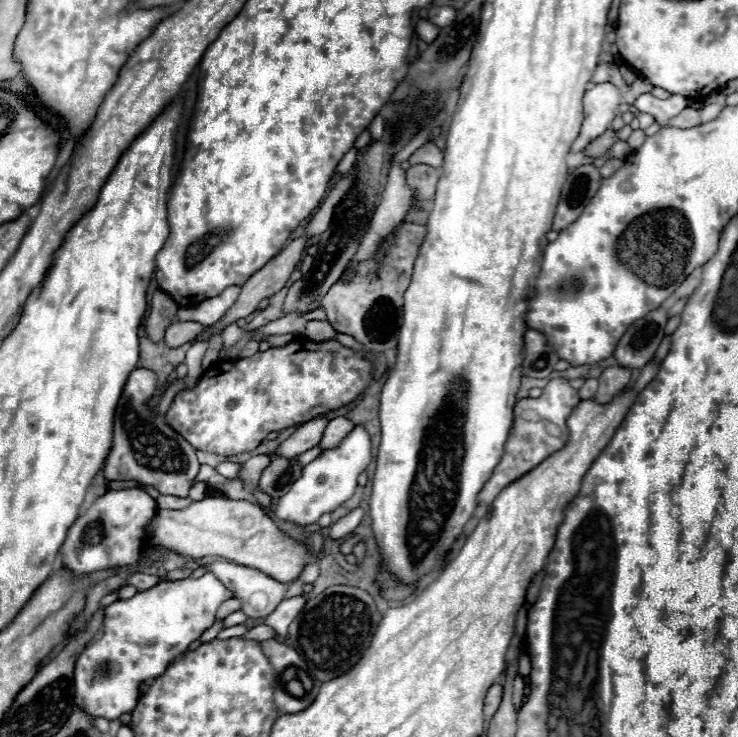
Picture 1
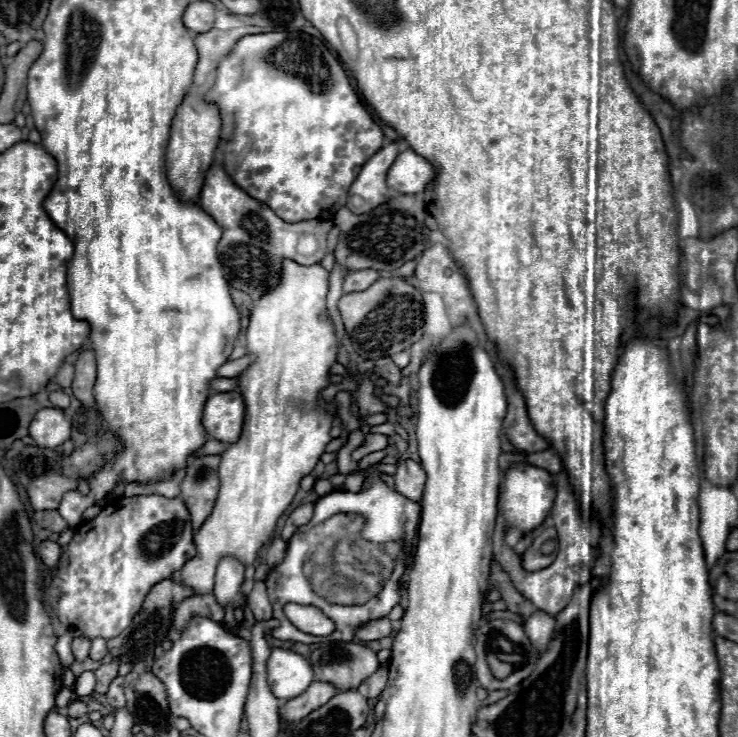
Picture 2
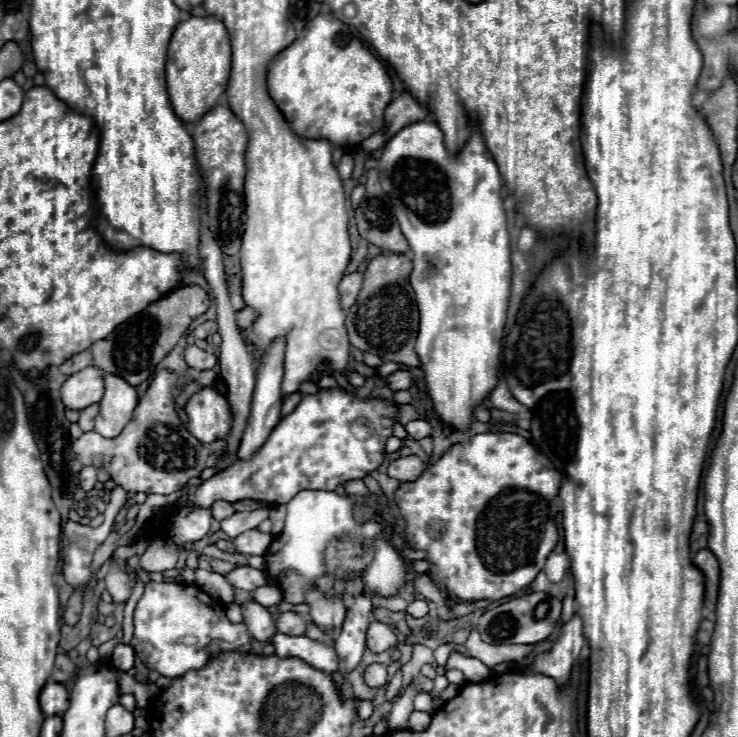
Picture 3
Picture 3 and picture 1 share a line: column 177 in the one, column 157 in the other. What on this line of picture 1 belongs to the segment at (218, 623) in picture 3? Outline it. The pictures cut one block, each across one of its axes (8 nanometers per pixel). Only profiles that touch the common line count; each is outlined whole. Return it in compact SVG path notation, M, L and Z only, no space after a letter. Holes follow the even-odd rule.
M206 572L200 578L184 578L176 582L160 580L156 586L138 592L136 596L128 600L116 600L110 604L104 612L104 636L90 644L76 660L74 666L74 688L76 688L76 704L86 706L86 710L94 716L116 720L122 714L128 714L134 710L138 702L138 686L144 680L154 680L156 676L162 676L170 662L180 656L190 642L198 640L202 632L206 632L214 624L216 610L222 602L230 600L232 592L224 588L224 584L212 574Z

